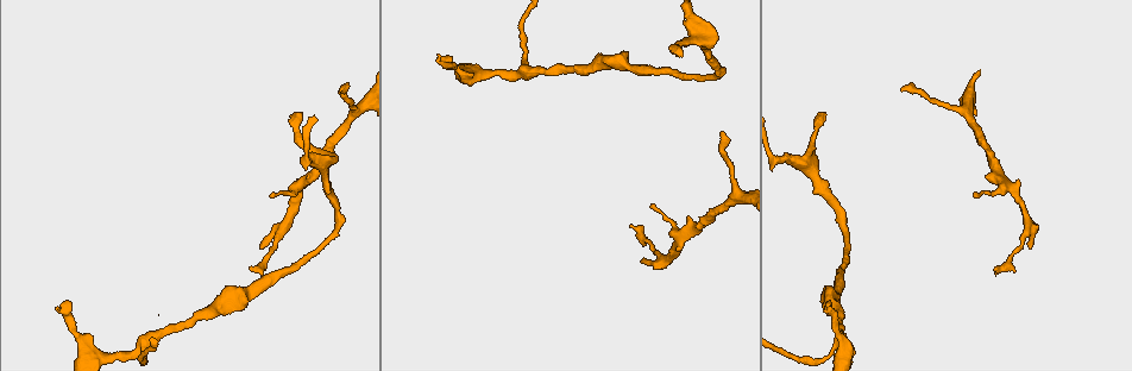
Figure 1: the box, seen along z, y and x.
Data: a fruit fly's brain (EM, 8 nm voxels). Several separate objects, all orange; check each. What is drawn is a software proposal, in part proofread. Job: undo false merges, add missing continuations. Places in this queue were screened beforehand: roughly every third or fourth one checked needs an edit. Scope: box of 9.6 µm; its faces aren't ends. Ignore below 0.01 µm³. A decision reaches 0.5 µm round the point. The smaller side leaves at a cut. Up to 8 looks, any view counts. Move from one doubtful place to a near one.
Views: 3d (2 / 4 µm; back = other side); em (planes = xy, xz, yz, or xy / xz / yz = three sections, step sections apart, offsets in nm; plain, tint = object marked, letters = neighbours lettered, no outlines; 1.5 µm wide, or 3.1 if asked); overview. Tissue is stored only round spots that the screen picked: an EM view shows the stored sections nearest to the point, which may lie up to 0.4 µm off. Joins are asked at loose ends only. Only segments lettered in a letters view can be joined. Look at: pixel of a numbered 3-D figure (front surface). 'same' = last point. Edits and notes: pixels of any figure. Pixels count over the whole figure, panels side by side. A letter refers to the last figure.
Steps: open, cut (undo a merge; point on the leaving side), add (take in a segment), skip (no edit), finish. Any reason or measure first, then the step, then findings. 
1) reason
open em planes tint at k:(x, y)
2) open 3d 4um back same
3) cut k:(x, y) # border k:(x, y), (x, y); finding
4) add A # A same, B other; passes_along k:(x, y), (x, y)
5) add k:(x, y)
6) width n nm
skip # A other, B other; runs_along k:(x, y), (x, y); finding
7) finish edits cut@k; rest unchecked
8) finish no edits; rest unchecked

an open end
open em planes letters at 1:(721, 132)

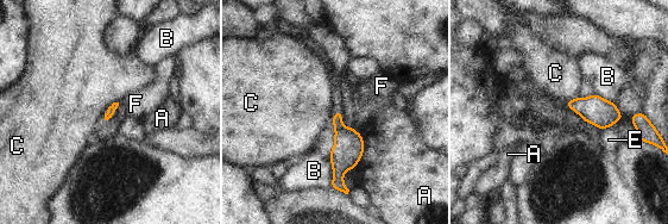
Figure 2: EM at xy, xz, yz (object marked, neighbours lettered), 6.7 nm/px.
skip # A other, B other, C other, E other, F other; border 2:(577, 97), (568, 101); no lettered segment goes on from it

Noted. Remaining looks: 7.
thin end
open em planes letters at 1:(994, 266)

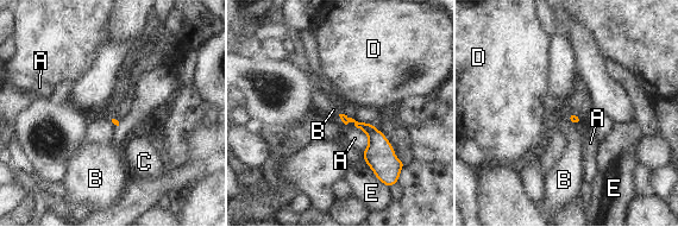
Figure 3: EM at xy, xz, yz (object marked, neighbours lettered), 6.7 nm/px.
longest_contact A 200 nm
skip # A other, B other, C other, D other, E other; border 3:(567, 118), (570, 121), (579, 125); no lettered segment goes on from it

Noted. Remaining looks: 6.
side arm on a straight run
open em planes tint at 1:(142, 344)

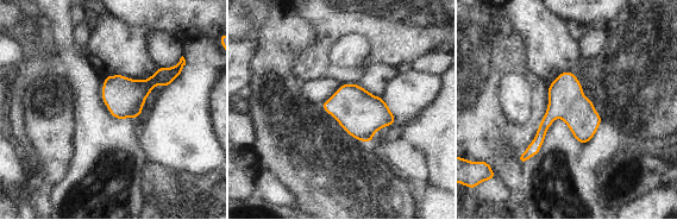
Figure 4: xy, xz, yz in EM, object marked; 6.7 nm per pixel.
open em planes letters same

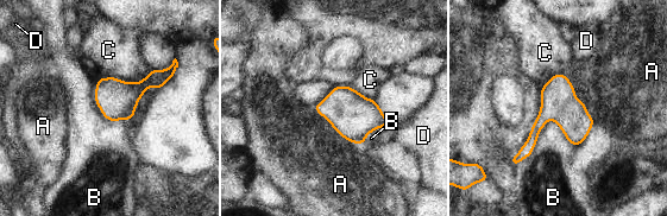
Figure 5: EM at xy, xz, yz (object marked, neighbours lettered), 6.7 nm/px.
skip # A other, B other, C other, D other; border 5:(577, 146), (549, 120), (516, 166); all the same cell

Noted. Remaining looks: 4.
finish no edits; rest unchecked

